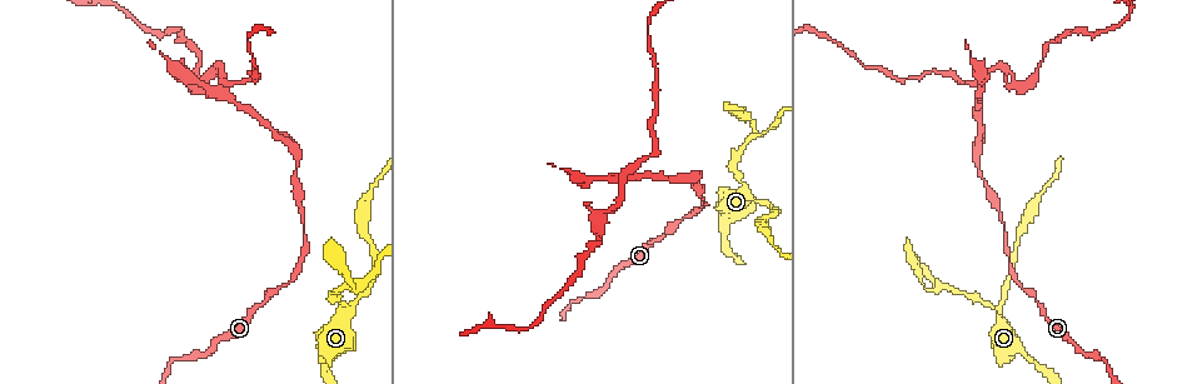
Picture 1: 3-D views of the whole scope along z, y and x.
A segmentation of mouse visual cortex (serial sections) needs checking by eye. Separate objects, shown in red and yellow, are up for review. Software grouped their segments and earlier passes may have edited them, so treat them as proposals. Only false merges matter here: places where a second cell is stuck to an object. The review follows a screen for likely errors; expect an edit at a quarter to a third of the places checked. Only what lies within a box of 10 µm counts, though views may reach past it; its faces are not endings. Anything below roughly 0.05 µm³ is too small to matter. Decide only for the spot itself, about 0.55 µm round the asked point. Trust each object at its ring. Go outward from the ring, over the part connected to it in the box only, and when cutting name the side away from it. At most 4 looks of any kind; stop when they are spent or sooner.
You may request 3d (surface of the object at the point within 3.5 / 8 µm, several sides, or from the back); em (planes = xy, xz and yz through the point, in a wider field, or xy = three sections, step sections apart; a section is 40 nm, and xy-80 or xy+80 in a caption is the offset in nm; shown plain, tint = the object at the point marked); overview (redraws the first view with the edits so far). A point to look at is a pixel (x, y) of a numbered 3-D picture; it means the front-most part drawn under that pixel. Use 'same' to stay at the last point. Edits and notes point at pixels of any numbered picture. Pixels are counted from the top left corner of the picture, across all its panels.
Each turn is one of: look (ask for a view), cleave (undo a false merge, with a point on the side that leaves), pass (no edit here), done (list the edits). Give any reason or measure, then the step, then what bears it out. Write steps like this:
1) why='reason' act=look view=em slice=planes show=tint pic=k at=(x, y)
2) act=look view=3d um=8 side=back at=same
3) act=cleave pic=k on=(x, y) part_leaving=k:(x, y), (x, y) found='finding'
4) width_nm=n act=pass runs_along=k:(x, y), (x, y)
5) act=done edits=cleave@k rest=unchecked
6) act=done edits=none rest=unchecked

why='thin neck' act=look view=3d um=3.5 pic=1 at=(982, 303)

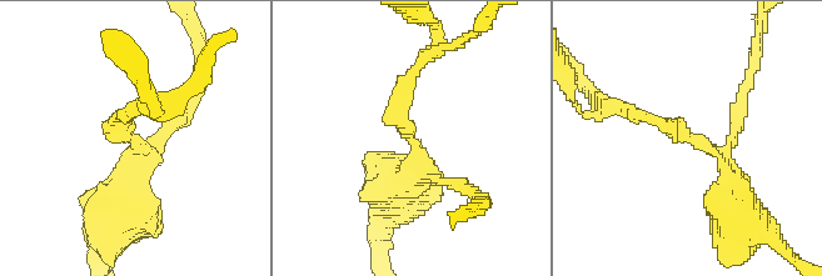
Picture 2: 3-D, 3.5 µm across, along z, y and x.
arms=3 arm_widths_nm=150,200,300 act=look view=em slice=xy step=3 show=tint pic=2 at=(132, 139)

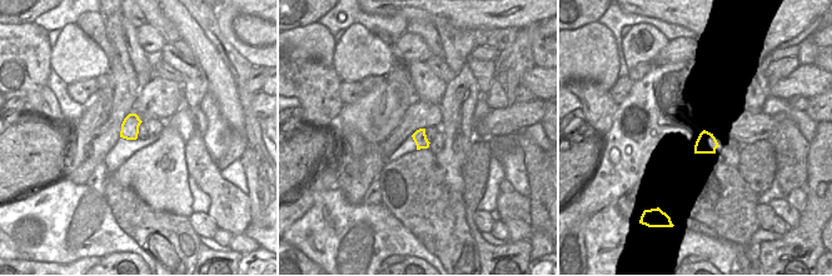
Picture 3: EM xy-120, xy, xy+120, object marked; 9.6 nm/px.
act=pass runs_along=2:(733, 190), (723, 155), (624, 109) found='one cell here'

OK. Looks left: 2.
why='four-way junction' act=look view=3d um=3.5 pic=1 at=(225, 84)

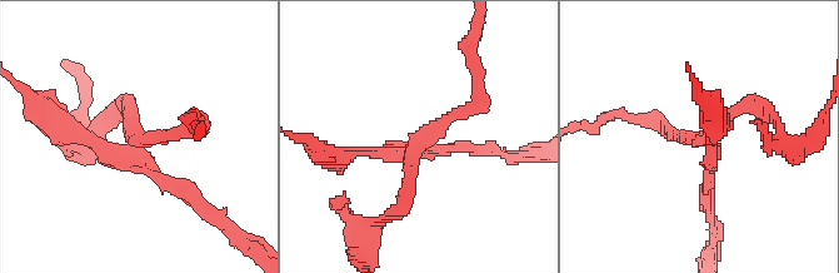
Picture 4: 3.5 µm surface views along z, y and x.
why='now the EM' act=look view=em slice=xy step=2 show=tint pic=4 at=(134, 140)

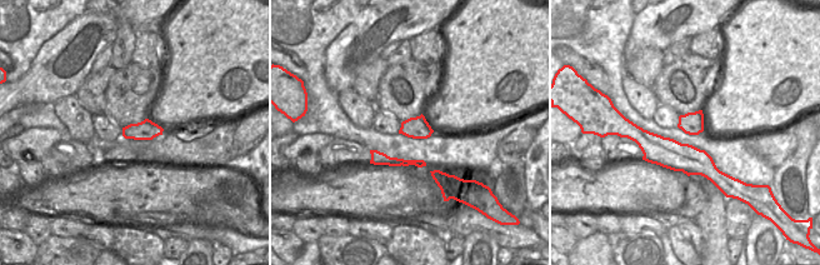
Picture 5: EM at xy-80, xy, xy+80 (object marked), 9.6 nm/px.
act=cleave pic=4 on=(159, 138) part_leaving=4:(135, 139), (128, 105), (100, 132) found='a second cell is stuck on'

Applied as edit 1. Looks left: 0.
act=done edits=cleave@4 rest=unchecked

